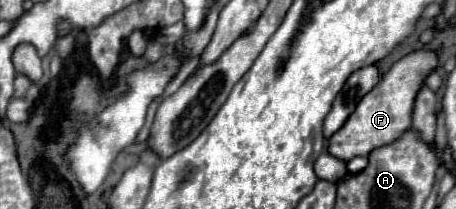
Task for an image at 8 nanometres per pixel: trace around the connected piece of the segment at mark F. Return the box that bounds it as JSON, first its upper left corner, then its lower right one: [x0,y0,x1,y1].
[328,50,438,160]

